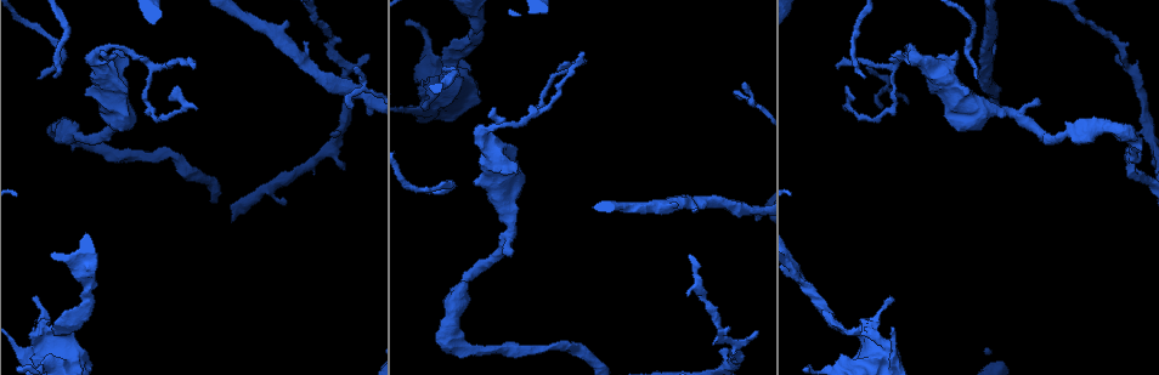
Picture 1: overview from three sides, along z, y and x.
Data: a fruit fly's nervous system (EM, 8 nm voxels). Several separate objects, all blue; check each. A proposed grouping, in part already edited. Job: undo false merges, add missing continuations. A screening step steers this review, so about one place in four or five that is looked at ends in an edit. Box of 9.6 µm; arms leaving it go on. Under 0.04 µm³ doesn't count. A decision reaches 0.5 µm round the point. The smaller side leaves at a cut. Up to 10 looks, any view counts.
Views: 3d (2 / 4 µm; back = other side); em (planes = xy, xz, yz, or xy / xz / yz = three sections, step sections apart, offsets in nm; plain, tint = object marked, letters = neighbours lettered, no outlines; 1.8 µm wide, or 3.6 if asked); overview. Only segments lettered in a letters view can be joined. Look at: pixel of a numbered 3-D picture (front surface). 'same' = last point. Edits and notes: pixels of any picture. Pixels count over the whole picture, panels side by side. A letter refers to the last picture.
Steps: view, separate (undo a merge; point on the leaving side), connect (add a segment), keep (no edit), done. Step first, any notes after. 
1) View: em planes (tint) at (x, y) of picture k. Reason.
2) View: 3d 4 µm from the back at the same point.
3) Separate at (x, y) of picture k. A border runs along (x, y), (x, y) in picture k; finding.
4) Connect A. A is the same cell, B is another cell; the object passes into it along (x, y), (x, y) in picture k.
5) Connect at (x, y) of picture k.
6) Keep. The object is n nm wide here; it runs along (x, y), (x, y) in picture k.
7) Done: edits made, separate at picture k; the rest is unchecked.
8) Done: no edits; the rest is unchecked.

View: em planes (letters) at (335, 136) of picture 1. An open end.

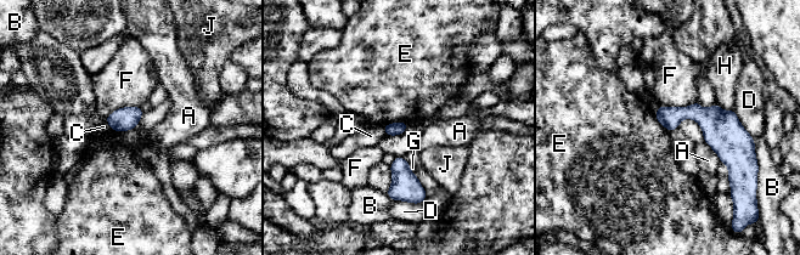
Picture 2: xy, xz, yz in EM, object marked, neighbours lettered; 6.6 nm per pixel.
Keep. A, B, C, D, E, F, G, H and J are other cells; a border runs along (409, 124), (392, 122), (382, 126) in picture 2; no lettered segment goes on from it.

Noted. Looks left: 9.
View: em xz step 8 (tint) at (460, 290) of picture 1. Sudden change in width.

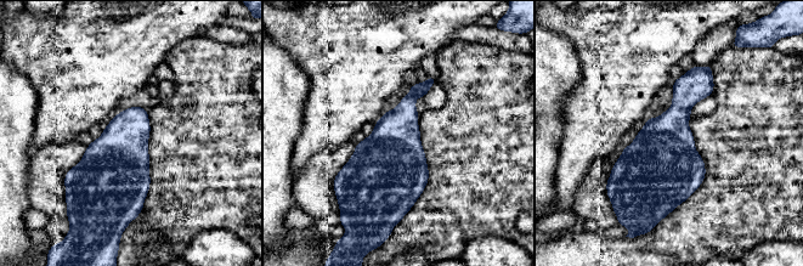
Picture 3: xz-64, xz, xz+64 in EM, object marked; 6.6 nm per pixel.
View: em planes (tint) at the same point. Cut it another way.

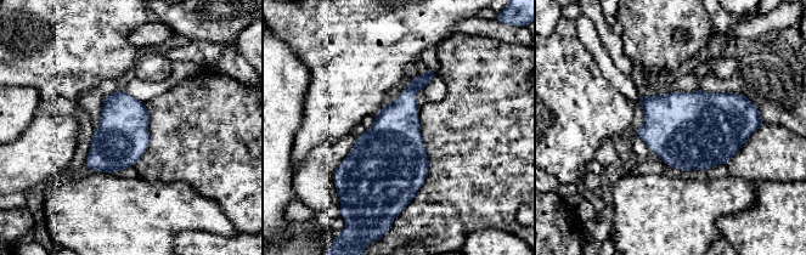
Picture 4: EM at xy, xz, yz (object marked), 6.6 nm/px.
View: em planes (letters) at the same point. See the neighbours.

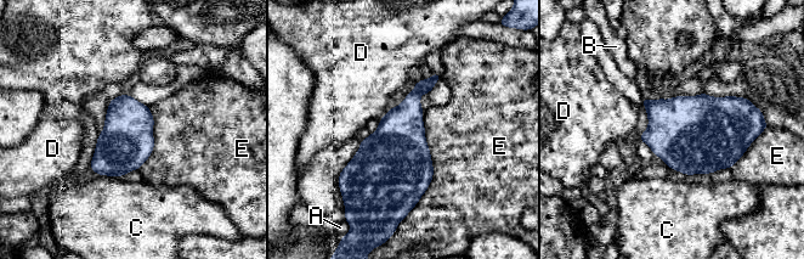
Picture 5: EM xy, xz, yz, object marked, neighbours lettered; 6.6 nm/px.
Keep. The longest contact is with E, 700 nm; A, B, C, D and E are other cells; a border runs along (424, 111), (432, 180), (405, 217) in picture 5; all the same cell.

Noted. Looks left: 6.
View: em planes (letters) at (418, 88) of picture 1. Stops while still wide.

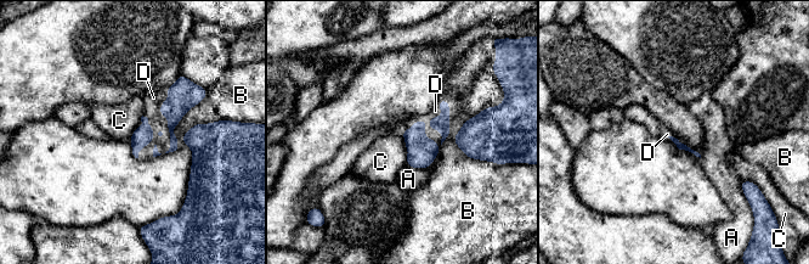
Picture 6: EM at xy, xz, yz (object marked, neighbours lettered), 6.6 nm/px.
Connect D. D is the same cell, A, B and C are other cells; the object passes into it along (442, 123), (441, 142), (435, 111) in picture 6; the cell continues.

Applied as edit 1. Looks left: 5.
View: em planes (letters) at (892, 53) of picture 1. Thin end.

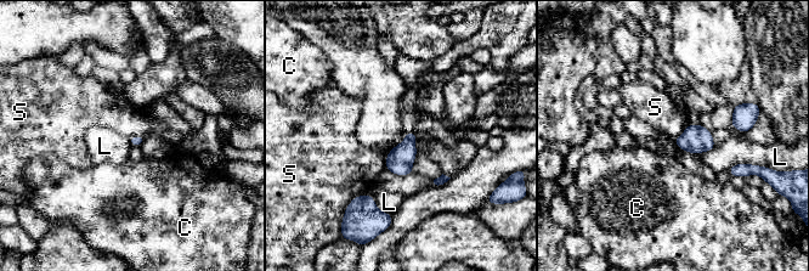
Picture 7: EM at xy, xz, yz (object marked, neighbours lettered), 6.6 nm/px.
Keep. C, L and S are other cells; none of them fits.

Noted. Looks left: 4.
Done: edits made, connect at picture 6; the rest is unchecked.

